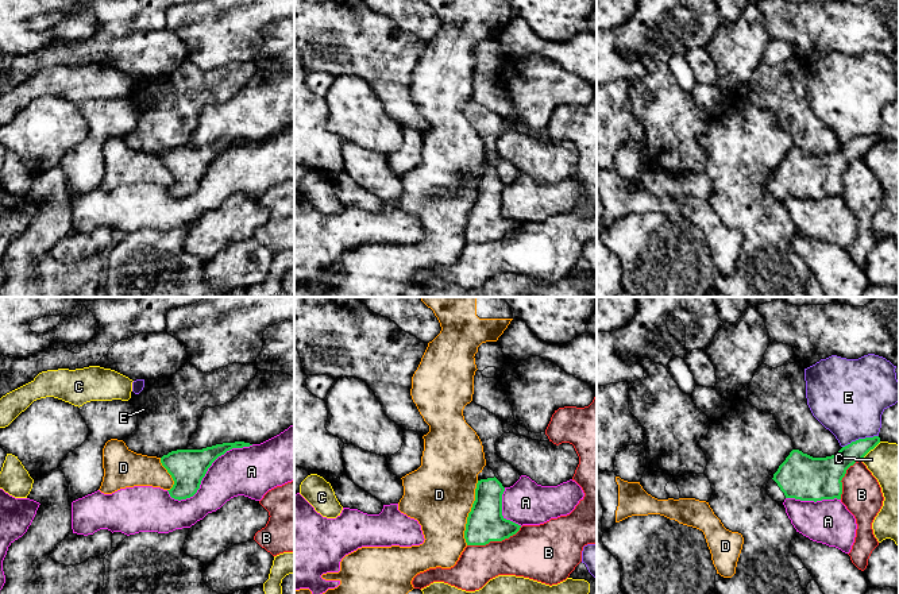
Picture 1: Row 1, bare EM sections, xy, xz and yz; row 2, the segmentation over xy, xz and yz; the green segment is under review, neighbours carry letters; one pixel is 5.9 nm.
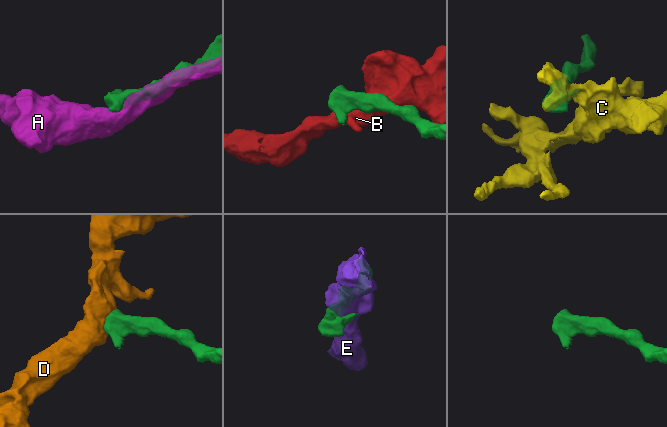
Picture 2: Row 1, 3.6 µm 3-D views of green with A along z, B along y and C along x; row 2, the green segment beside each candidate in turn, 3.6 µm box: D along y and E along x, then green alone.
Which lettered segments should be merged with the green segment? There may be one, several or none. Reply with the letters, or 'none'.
none

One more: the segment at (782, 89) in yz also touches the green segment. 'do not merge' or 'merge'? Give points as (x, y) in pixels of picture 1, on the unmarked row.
do not merge

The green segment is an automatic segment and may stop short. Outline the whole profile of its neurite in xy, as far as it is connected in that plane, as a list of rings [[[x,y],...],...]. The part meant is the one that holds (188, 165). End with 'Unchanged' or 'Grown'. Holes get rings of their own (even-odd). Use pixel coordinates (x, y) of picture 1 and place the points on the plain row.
[[[244,139],[223,140],[202,147],[177,147],[161,155],[162,163],[171,173],[174,182],[169,189],[174,197],[186,197],[193,194],[200,186],[212,161],[232,146],[250,144]]]. Unchanged

